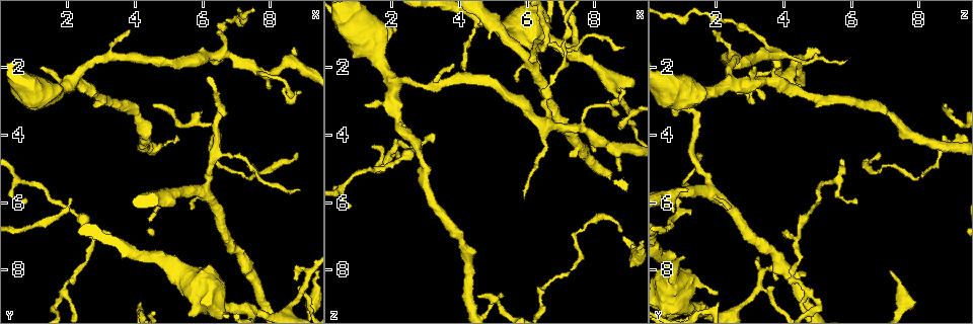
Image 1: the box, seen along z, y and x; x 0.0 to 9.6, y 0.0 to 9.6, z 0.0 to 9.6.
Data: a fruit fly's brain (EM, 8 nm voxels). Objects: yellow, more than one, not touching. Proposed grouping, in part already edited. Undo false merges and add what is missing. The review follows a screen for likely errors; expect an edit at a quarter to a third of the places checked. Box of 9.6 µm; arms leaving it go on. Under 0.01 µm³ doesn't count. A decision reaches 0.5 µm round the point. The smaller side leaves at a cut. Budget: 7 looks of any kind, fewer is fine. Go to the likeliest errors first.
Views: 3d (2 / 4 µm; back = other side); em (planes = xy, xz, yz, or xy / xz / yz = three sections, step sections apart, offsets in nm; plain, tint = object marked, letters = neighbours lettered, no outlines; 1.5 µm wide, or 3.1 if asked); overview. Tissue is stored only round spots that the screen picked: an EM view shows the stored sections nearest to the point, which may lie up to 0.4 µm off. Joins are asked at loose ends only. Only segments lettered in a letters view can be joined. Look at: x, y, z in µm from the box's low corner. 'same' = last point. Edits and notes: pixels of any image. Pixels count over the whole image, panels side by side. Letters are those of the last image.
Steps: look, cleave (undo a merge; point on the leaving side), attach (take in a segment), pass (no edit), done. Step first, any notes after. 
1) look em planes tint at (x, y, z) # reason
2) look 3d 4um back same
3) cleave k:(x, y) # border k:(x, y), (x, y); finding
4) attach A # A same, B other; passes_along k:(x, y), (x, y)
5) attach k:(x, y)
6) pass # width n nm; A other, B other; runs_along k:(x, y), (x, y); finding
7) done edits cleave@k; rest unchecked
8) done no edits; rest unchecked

look em yz step 4 letters at (8.95, 5.70, 1.40) # end of a long branch

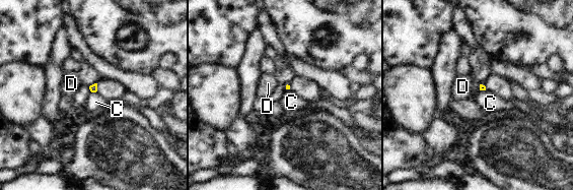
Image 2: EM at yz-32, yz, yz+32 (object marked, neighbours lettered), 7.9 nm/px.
look em planes letters same

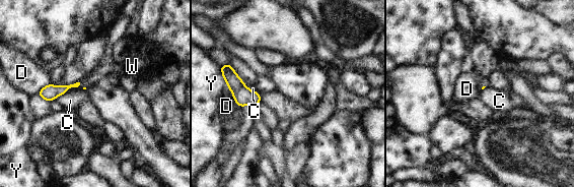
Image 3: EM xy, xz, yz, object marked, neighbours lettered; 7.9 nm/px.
pass # C other, D other, W other, Y other; border 3:(226, 86), (237, 105); none of them fits

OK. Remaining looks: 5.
look 3d 4um at (6.40, 8.75, 2.05) # thin end

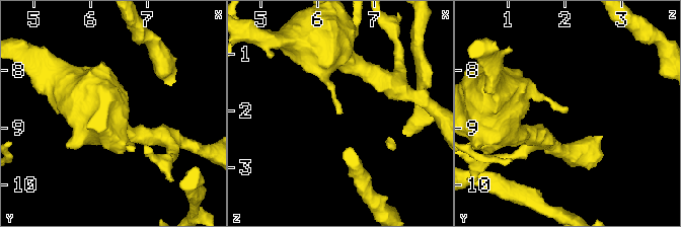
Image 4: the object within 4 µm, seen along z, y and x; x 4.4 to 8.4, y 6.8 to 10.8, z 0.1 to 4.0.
look em planes letters at (6.40, 8.75, 2.00) # shape alone is not enough

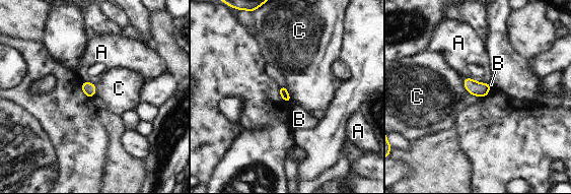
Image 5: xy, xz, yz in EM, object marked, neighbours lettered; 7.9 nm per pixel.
pass # A other, B other, C other; border 5:(465, 77), (465, 88), (470, 93); none of them fits

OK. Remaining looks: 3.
look em yz step 8 tint at (0.70, 5.95, 6.10) # tapers out

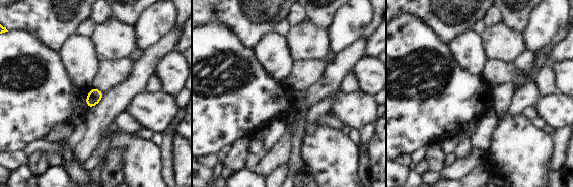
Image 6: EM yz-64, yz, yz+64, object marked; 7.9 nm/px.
look em planes letters same # cut it another way

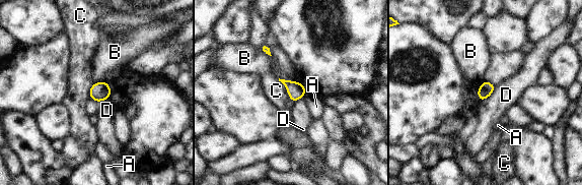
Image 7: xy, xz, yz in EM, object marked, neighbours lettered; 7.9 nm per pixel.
pass # A other, B other, C other, D other; border 7:(278, 78), (285, 86), (292, 101); none of them fits

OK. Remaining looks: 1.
done no edits; rest unchecked

